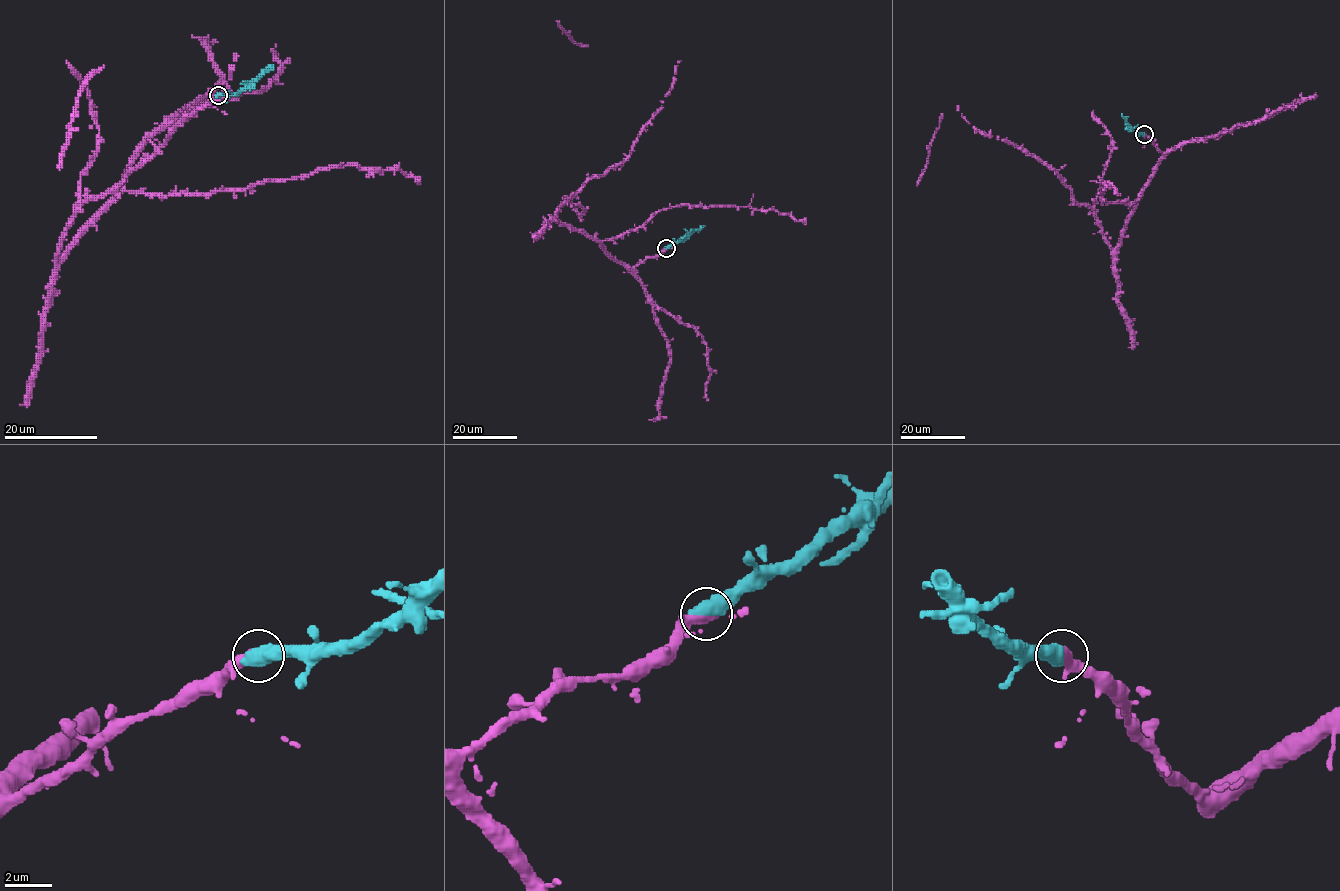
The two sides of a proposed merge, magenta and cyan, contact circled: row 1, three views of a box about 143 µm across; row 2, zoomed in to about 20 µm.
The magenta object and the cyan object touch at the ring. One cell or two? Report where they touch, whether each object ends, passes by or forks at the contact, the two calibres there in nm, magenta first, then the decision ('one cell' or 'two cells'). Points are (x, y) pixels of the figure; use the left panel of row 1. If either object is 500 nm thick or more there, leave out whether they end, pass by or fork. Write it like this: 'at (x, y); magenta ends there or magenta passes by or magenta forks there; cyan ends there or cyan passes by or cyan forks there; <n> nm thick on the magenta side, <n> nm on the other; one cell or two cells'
at (218, 95); 480 nm thick on the magenta side, 650 nm on the other; one cell

